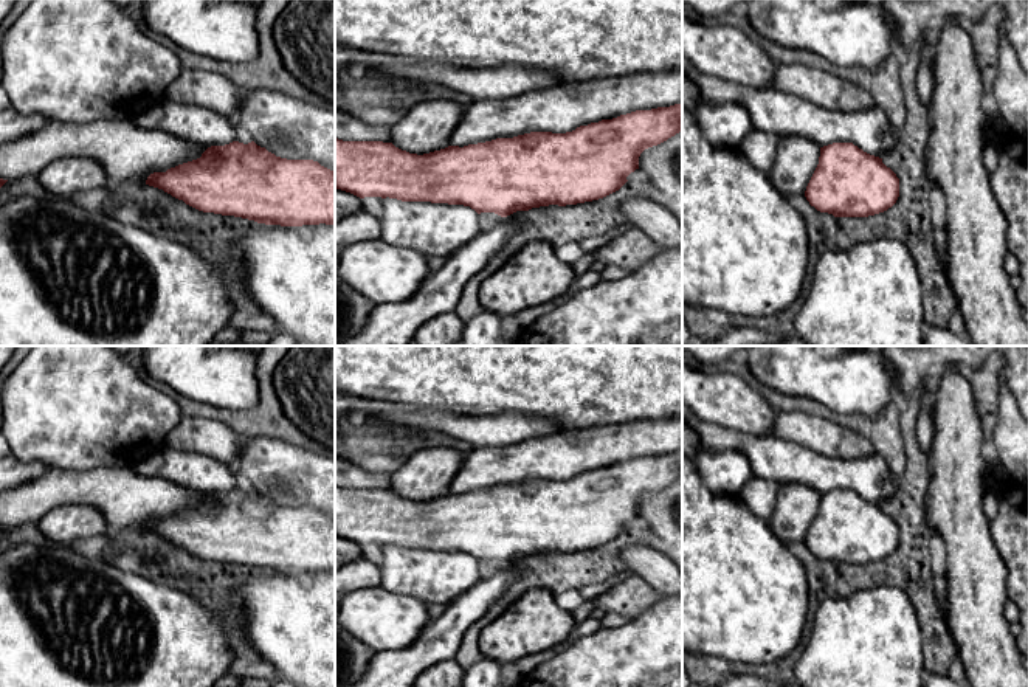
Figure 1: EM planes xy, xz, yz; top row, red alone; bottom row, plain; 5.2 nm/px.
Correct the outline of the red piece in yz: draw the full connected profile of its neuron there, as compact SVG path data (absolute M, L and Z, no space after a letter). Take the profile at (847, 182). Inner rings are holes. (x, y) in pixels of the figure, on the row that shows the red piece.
M780 136L771 183L786 199L803 194L811 206L834 217L868 217L892 208L899 178L853 143L820 147L803 136Z

